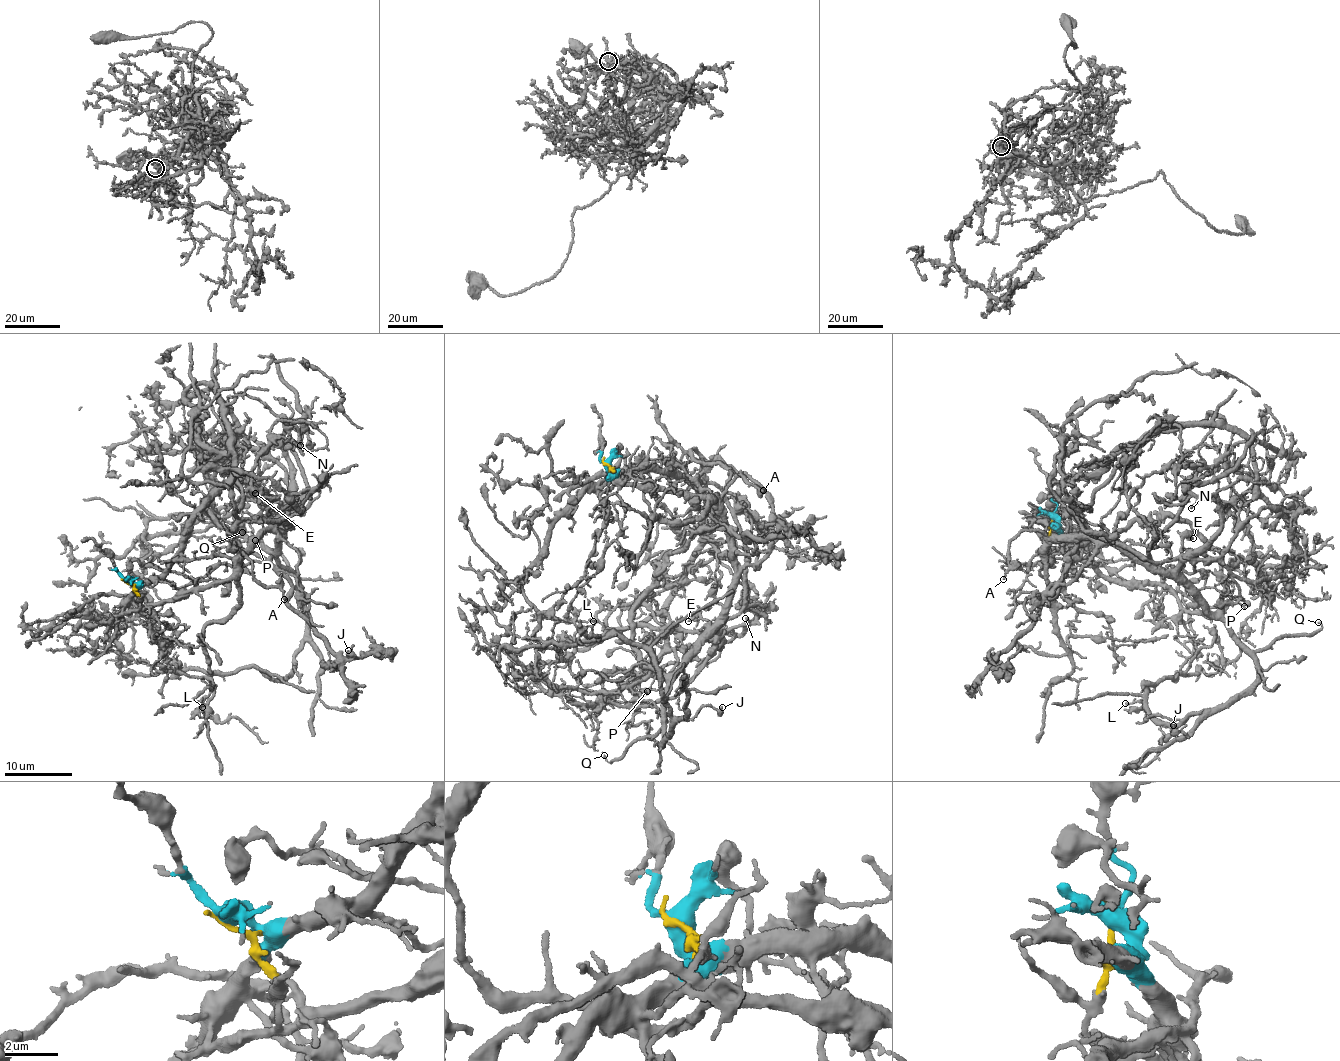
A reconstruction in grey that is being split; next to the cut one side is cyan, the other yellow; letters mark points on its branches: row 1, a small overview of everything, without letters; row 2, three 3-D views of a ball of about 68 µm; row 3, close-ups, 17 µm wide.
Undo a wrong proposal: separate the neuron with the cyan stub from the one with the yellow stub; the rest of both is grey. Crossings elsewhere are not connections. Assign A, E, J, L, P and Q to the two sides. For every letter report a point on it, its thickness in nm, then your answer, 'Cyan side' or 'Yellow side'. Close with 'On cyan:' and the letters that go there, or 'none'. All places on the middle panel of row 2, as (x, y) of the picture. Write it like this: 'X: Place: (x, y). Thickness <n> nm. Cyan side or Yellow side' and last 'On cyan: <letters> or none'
A: Place: (763, 490). Thickness 110 nm. Yellow side
E: Place: (688, 621). Thickness 320 nm. Yellow side
J: Place: (722, 707). Thickness 240 nm. Yellow side
L: Place: (593, 621). Thickness 130 nm. Yellow side
P: Place: (647, 691). Thickness 120 nm. Yellow side
Q: Place: (604, 755). Thickness 110 nm. Yellow side
On cyan: none

